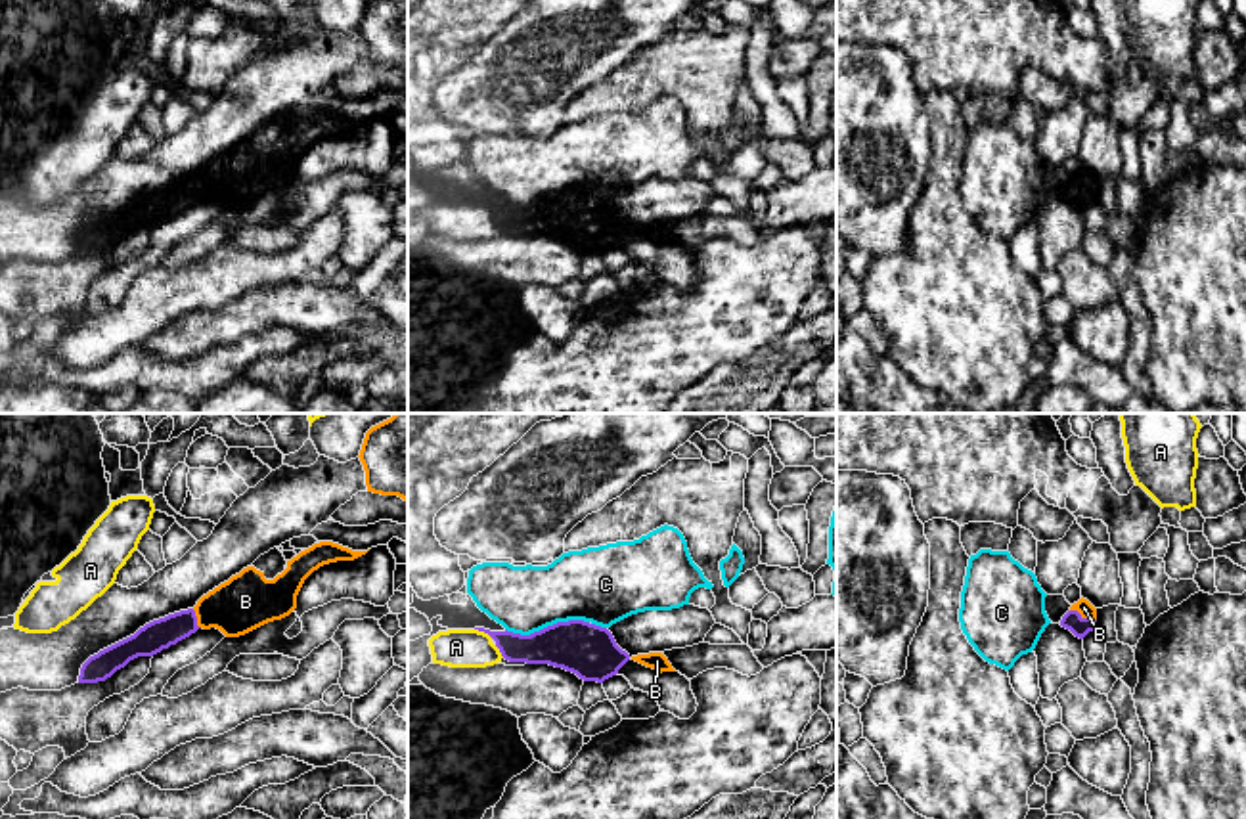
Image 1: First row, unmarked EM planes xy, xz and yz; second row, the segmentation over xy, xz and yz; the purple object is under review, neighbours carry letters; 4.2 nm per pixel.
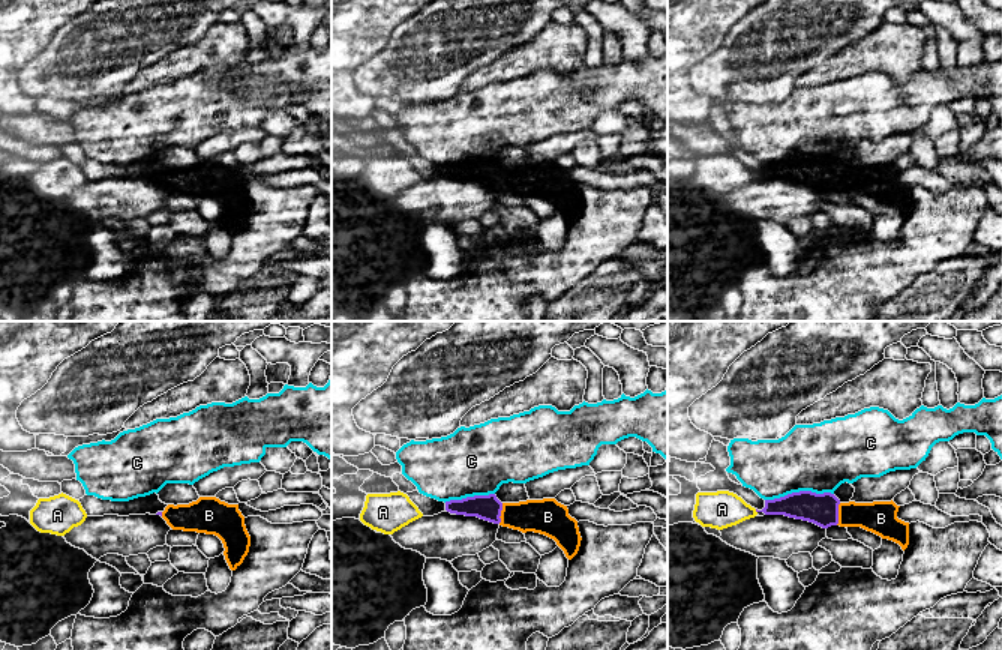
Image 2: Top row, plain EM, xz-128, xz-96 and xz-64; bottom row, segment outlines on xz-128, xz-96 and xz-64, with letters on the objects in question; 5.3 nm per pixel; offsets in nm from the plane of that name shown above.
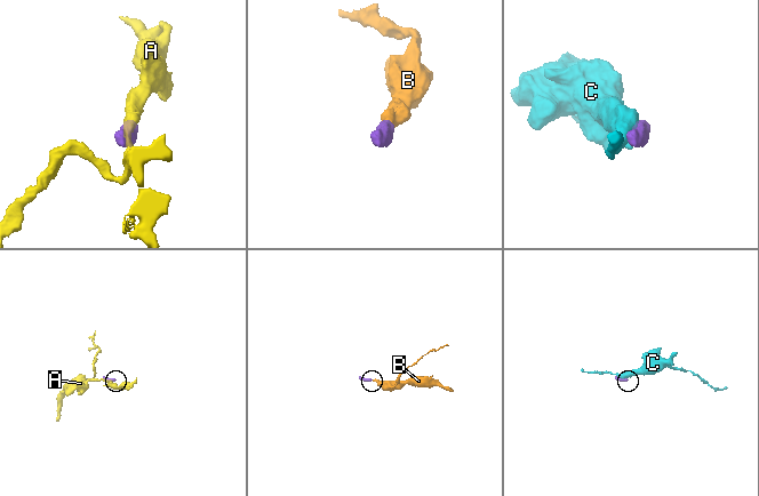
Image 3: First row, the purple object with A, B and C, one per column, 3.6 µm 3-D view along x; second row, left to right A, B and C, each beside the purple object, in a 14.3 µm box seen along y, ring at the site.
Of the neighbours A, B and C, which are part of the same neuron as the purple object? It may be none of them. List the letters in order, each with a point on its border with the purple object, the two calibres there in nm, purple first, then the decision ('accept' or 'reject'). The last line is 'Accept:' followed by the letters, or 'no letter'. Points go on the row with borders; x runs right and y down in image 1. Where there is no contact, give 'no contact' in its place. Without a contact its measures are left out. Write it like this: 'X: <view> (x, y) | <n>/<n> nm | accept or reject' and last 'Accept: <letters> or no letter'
A: xz (485, 632) | 140/160 nm | reject
B: yz (1084, 619) | 90/70 nm | accept
C: xz (548, 626) | 220/300 nm | reject
Accept: B

